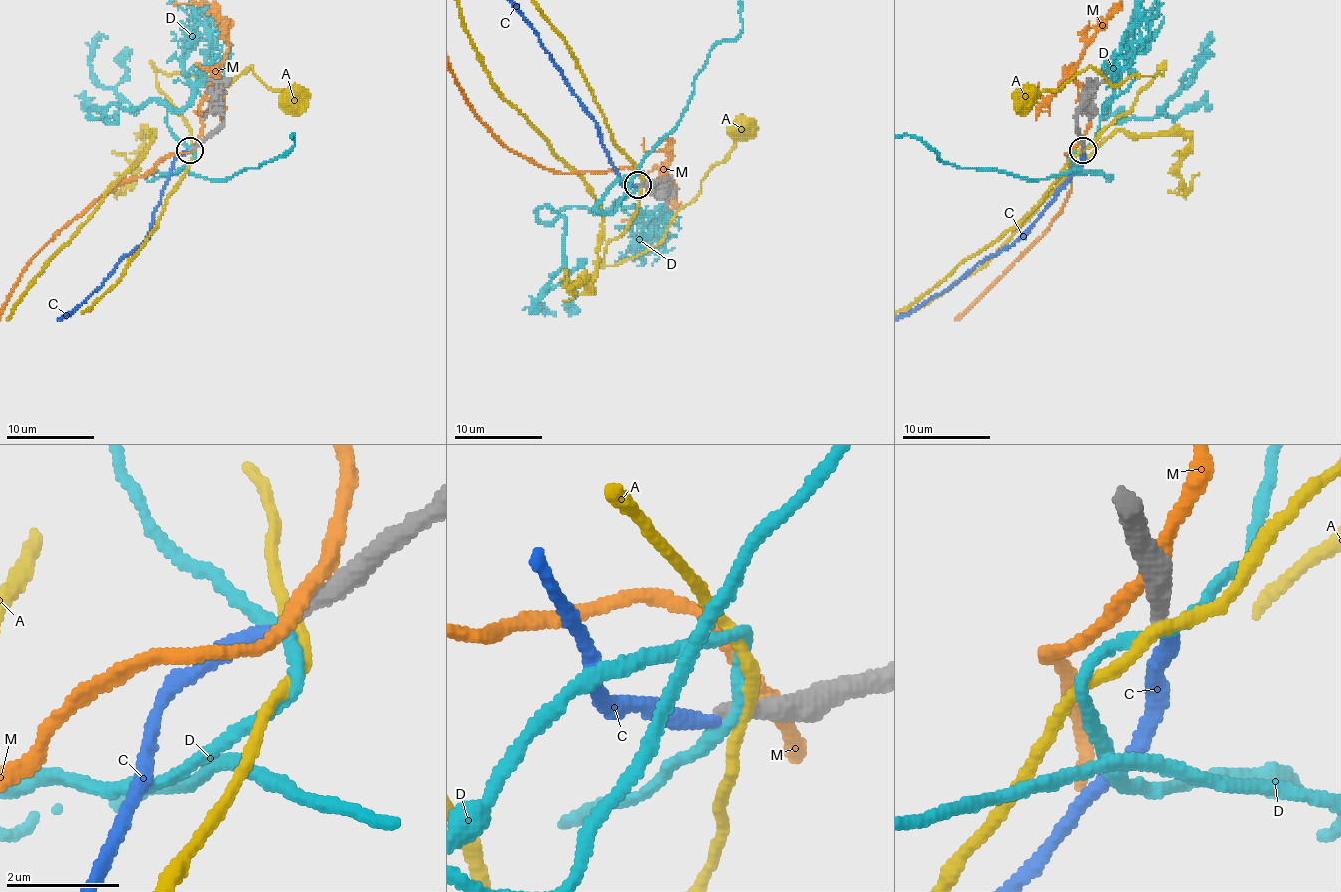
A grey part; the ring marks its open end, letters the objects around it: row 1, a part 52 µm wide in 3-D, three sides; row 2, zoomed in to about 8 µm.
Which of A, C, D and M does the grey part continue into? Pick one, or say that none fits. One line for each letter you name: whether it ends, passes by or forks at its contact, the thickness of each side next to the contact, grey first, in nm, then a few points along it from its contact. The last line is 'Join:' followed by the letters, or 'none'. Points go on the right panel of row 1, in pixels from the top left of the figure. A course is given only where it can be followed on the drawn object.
C: it ends there; 220 nm thick on the grey side, 280 nm on the other; it runs (1084, 150), (1078, 170), (1009, 245)
Join: C

